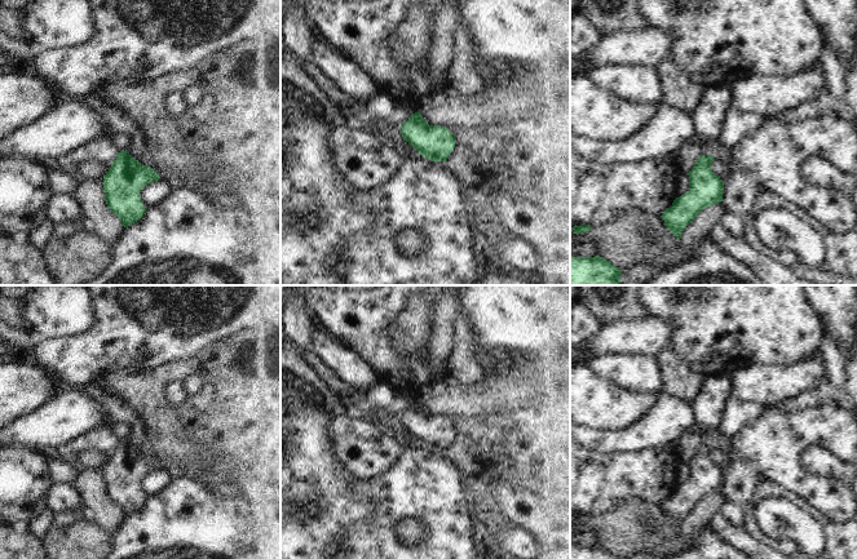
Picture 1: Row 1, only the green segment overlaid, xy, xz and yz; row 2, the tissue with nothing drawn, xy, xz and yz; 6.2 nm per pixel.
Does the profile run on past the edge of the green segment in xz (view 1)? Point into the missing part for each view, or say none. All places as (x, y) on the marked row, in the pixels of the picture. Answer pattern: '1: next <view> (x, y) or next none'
1: next none

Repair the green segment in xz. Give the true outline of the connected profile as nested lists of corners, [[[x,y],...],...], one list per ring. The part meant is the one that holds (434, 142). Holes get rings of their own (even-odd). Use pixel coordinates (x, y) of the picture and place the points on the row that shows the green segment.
[[[420,112],[410,115],[401,132],[410,146],[432,161],[446,161],[455,148],[454,133],[442,125],[429,125]]]

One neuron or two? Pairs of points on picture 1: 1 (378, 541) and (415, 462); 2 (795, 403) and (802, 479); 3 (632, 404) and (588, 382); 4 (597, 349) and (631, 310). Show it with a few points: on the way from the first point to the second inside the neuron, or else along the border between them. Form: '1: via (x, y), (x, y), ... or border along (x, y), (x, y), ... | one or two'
1: via (378, 522), (385, 508), (411, 482) | one
2: border along (818, 403), (789, 411), (772, 409), (769, 407) | two
3: via (622, 404), (610, 404), (599, 393) | one
4: border along (646, 315), (635, 320), (615, 320), (601, 327) | two

